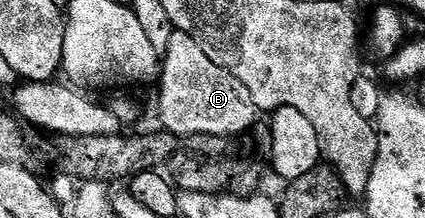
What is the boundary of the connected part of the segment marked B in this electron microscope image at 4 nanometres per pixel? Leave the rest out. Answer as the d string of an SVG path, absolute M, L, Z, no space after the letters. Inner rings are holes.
M184 31L169 37L169 45L161 55L159 87L159 119L162 130L180 137L192 135L226 135L234 137L256 126L257 108L249 89L221 65L213 65L205 49Z

